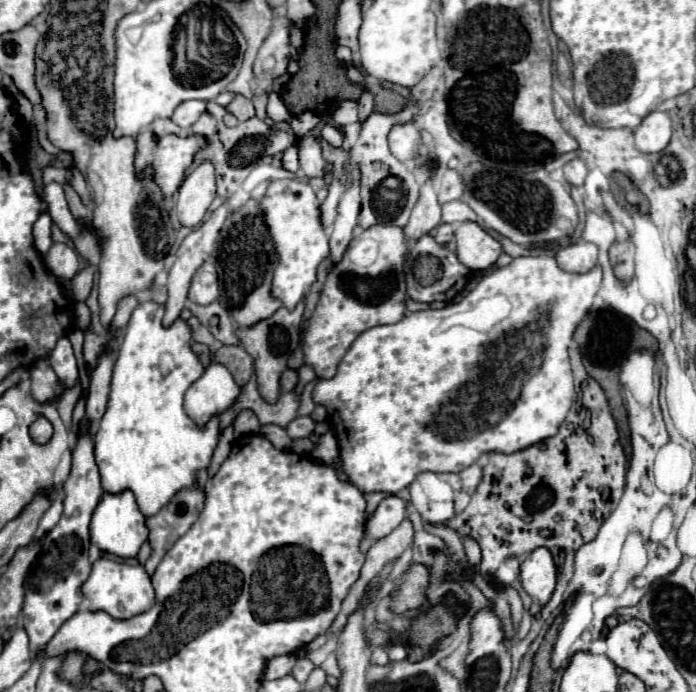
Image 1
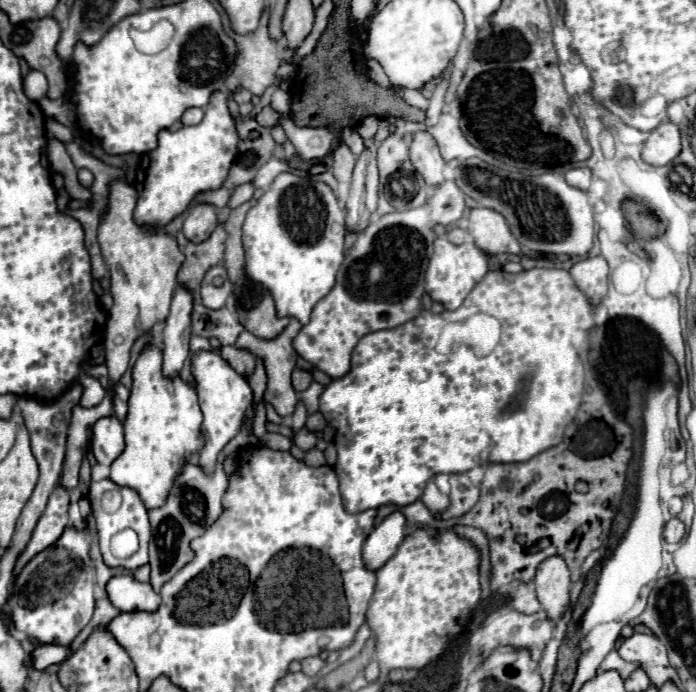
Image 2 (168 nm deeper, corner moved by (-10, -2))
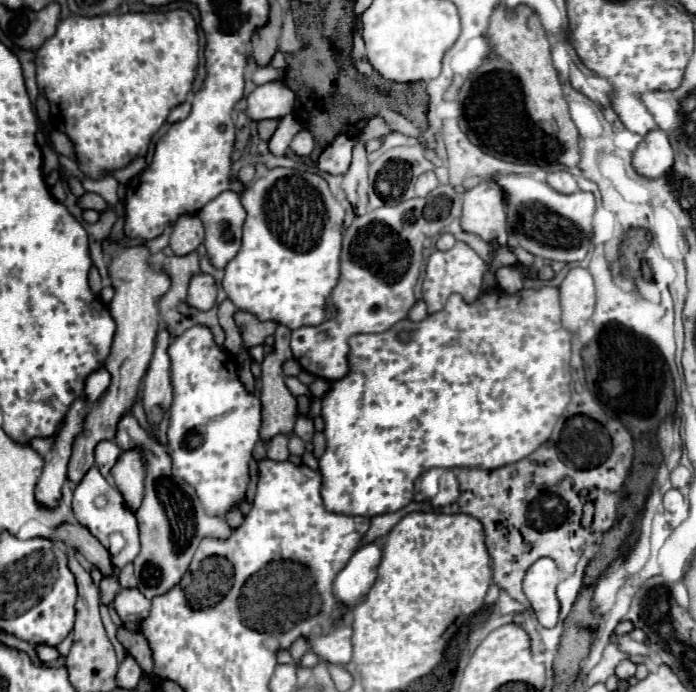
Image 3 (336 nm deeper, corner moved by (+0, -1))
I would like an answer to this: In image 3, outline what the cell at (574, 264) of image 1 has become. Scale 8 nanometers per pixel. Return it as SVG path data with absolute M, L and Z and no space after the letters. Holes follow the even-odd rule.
M574 267L568 271L560 285L562 325L576 333L582 321L588 321L594 313L594 281L588 269Z

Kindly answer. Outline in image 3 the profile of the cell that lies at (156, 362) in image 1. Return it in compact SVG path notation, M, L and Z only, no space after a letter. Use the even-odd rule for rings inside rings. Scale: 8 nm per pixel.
M124 451L114 465L112 471L114 483L118 491L122 493L128 509L132 513L138 511L142 497L144 497L144 467L142 467L142 455L138 451Z

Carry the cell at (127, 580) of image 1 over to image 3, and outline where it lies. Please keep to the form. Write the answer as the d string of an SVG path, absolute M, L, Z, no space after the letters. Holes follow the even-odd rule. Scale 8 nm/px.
M122 589L114 599L114 609L124 623L142 621L150 613L150 601L138 589Z

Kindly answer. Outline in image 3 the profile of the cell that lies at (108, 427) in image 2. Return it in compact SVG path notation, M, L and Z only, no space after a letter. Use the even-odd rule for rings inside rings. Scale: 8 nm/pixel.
M98 443L98 451L96 451L96 467L102 471L102 475L112 481L110 469L114 467L114 463L118 461L118 457L122 455L120 447L116 443Z

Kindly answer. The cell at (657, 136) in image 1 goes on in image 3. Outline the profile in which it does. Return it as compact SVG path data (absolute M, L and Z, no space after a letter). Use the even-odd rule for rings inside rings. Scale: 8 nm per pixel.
M660 129L650 131L650 135L646 135L636 153L634 153L634 171L646 179L660 179L664 175L670 173L674 163L674 151L670 147L668 135Z

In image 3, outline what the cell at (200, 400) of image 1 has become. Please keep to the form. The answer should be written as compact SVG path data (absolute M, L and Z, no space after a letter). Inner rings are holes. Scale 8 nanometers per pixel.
M194 325L186 329L182 335L174 337L170 347L170 379L172 379L172 407L168 421L168 455L172 459L172 471L176 477L184 479L194 487L204 511L208 515L226 517L226 513L238 507L246 495L250 473L248 463L252 459L252 449L260 439L260 423L262 423L262 403L260 399L246 391L242 381L238 379L234 359L226 349L218 347L212 331L206 325Z

